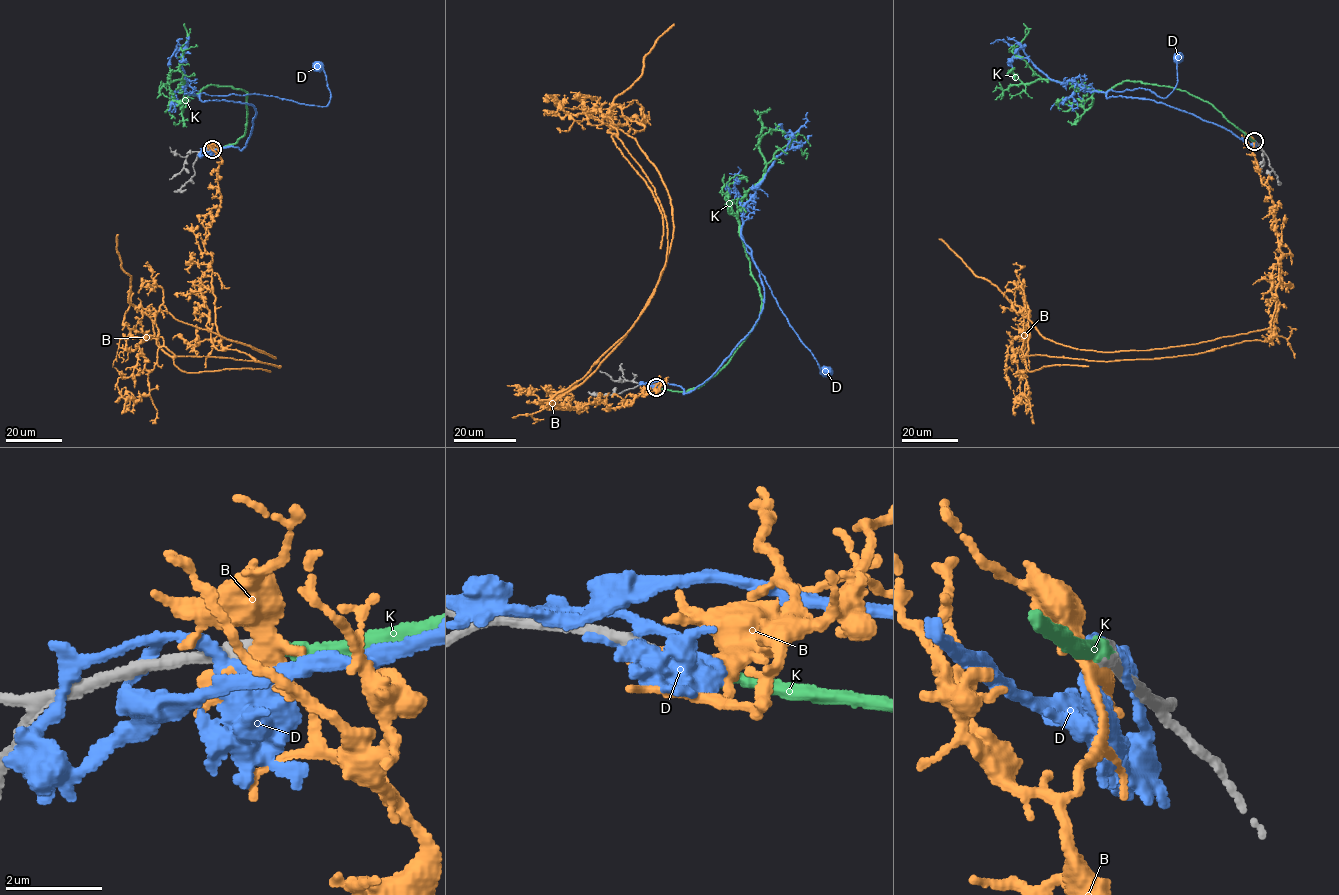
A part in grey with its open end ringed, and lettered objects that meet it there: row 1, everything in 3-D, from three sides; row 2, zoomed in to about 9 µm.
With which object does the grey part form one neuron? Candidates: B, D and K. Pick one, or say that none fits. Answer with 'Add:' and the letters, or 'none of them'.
Add: K

